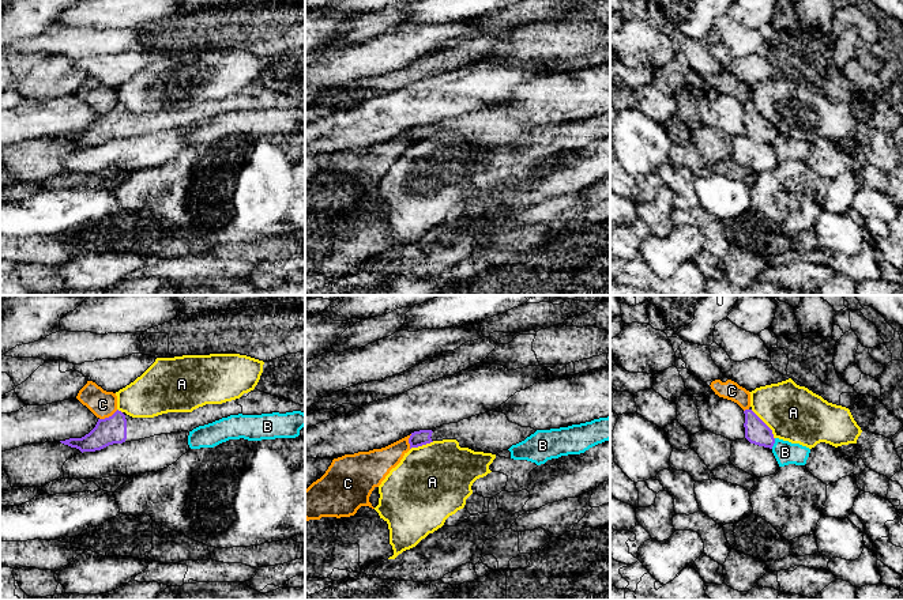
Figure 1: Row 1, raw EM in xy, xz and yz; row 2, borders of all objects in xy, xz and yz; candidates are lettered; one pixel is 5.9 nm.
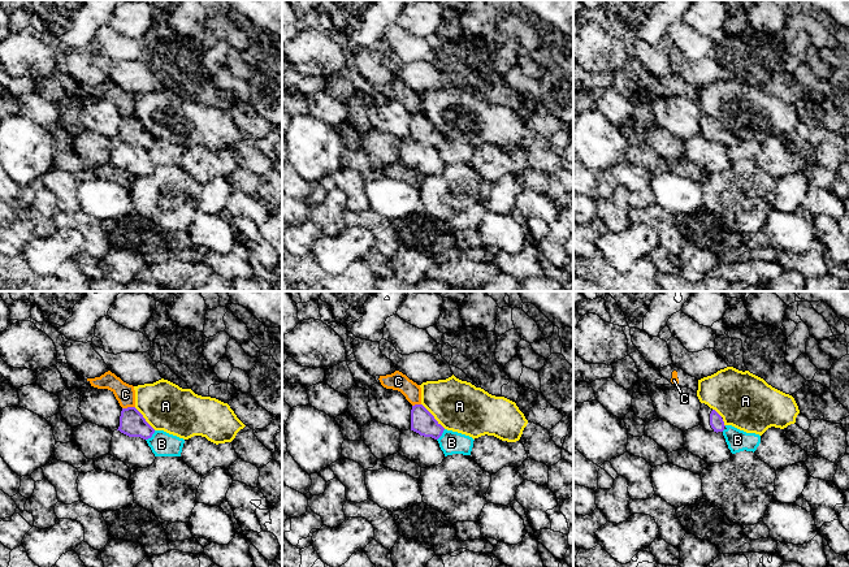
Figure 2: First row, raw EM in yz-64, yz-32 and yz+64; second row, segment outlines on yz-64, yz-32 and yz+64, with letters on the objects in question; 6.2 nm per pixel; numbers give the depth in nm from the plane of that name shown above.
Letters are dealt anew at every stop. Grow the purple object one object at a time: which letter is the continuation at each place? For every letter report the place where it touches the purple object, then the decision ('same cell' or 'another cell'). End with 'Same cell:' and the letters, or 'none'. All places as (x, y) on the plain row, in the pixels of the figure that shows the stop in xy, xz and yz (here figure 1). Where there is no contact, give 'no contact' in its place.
A: contact yz (766, 120); another cell
B: contact yz (774, 138); another cell
C: contact xy (109, 112); another cell
Same cell: none

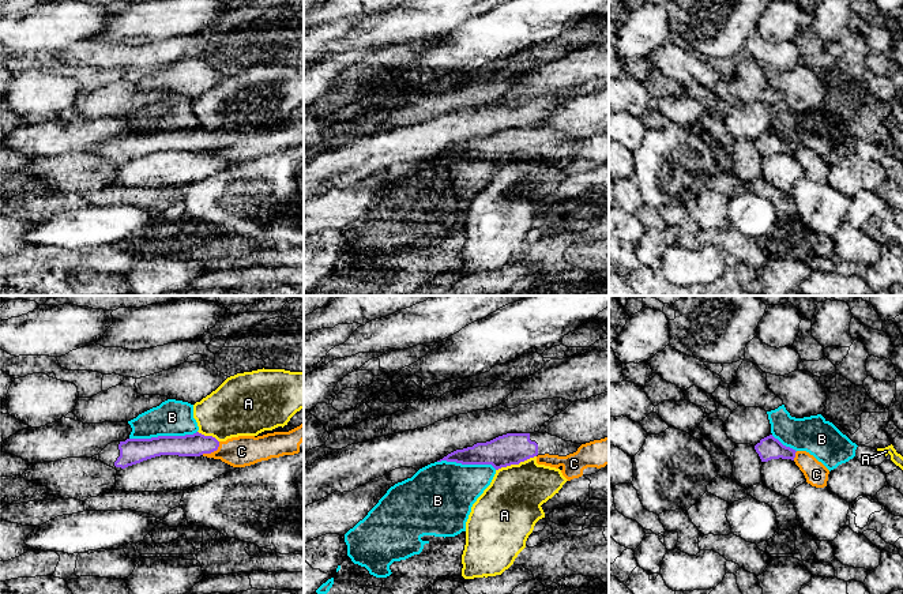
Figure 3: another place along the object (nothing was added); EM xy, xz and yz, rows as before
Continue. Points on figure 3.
A: contact xz (515, 158); another cell
B: contact xy (162, 131); another cell
C: contact xy (213, 146); another cell
Same cell: none

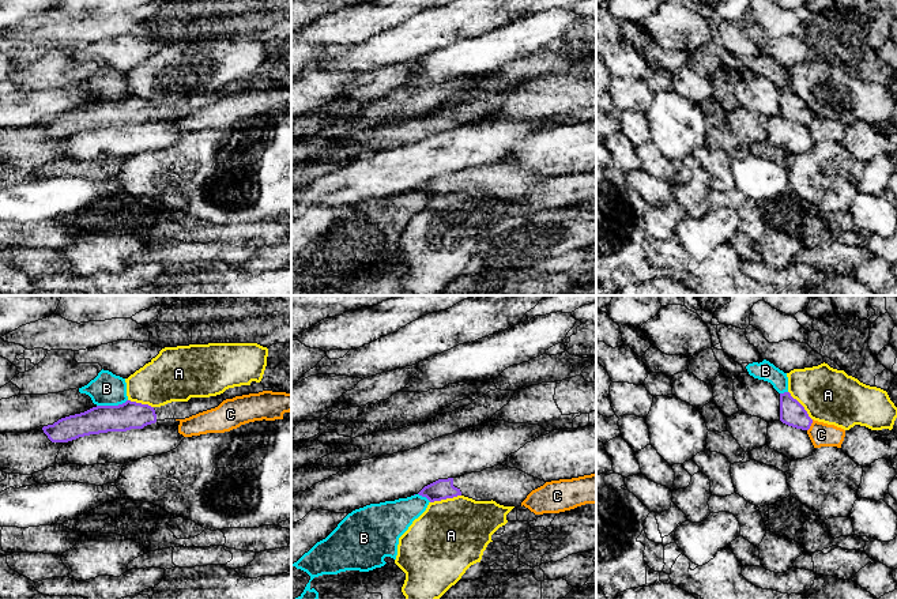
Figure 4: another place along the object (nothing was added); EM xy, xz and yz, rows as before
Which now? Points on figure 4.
A: contact xz (445, 193); another cell
B: contact xy (112, 101); another cell
C: contact yz (810, 120); another cell
Same cell: none

